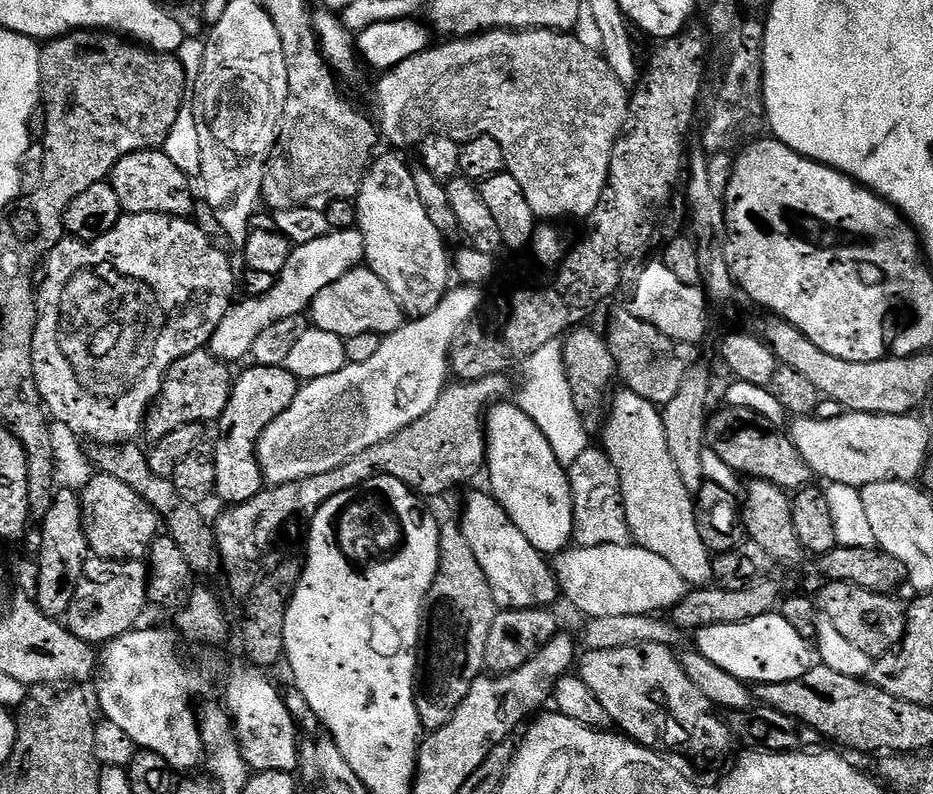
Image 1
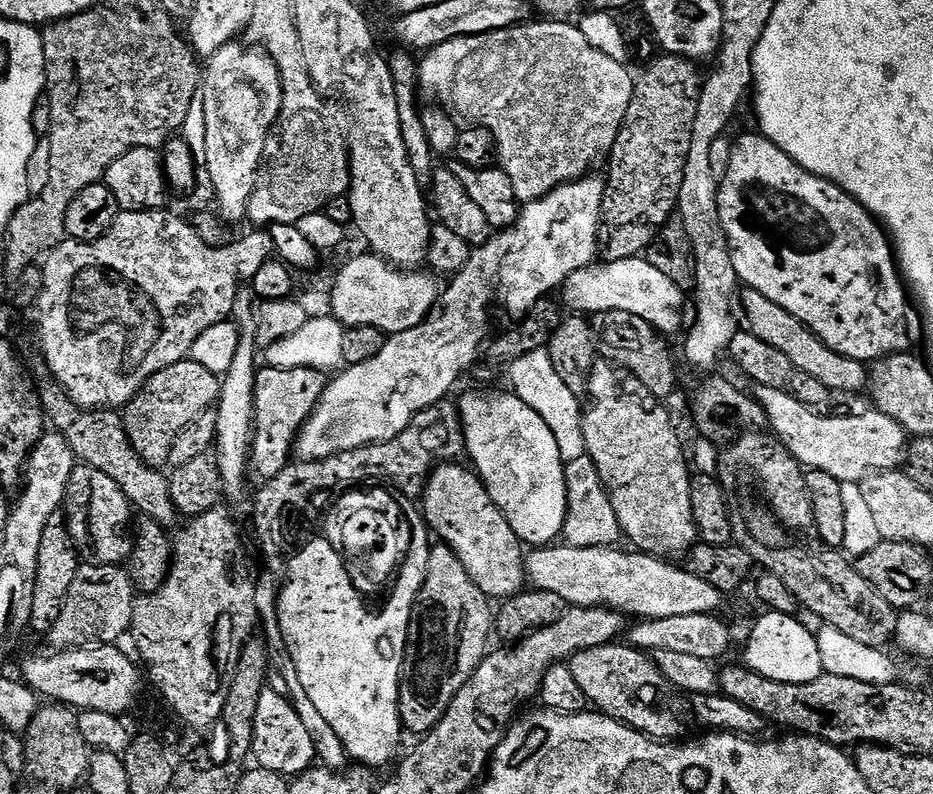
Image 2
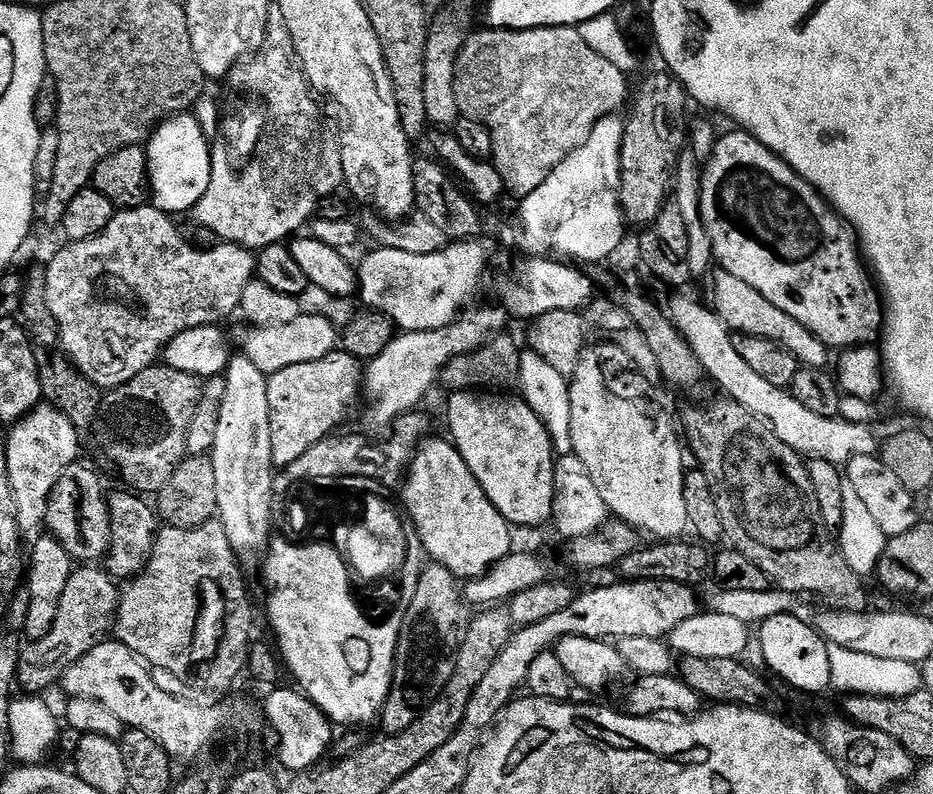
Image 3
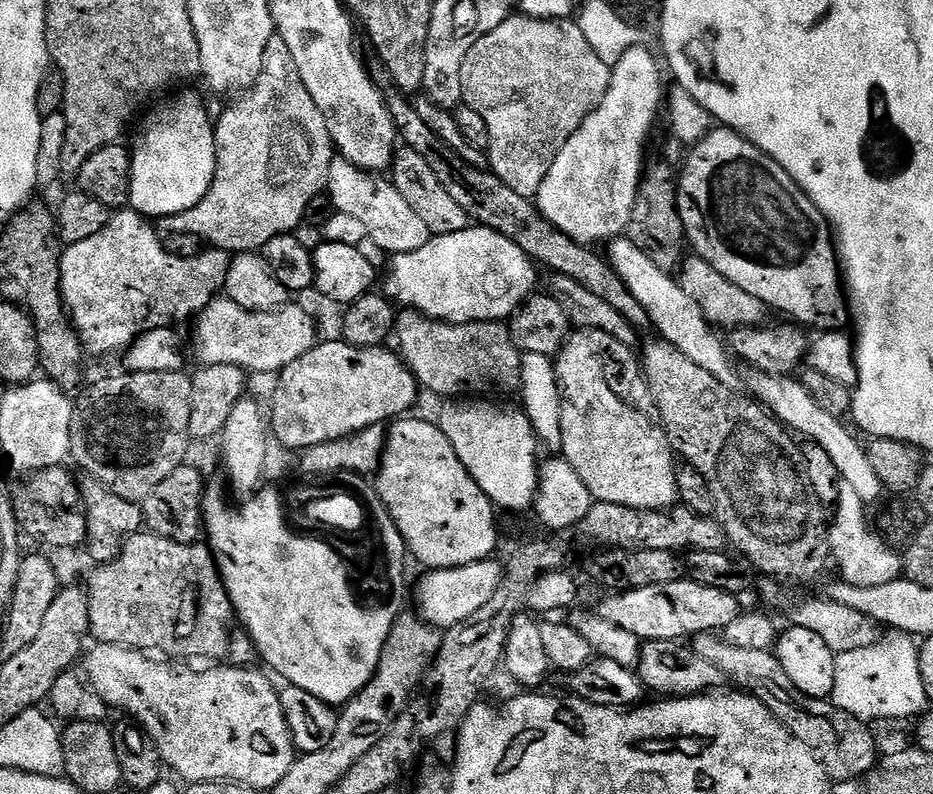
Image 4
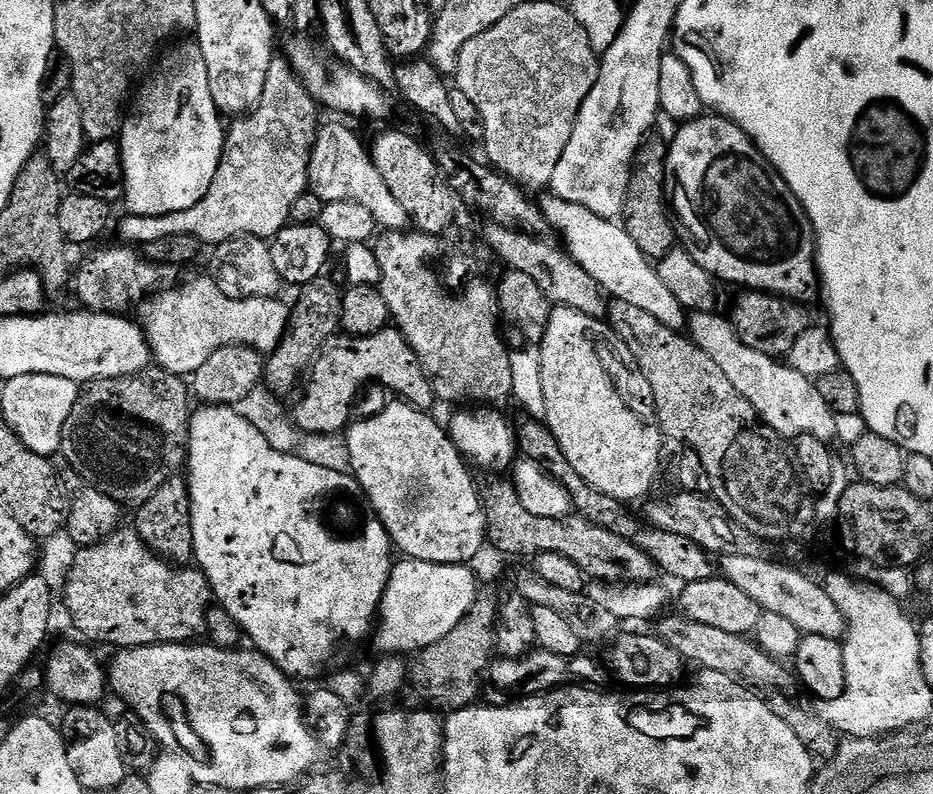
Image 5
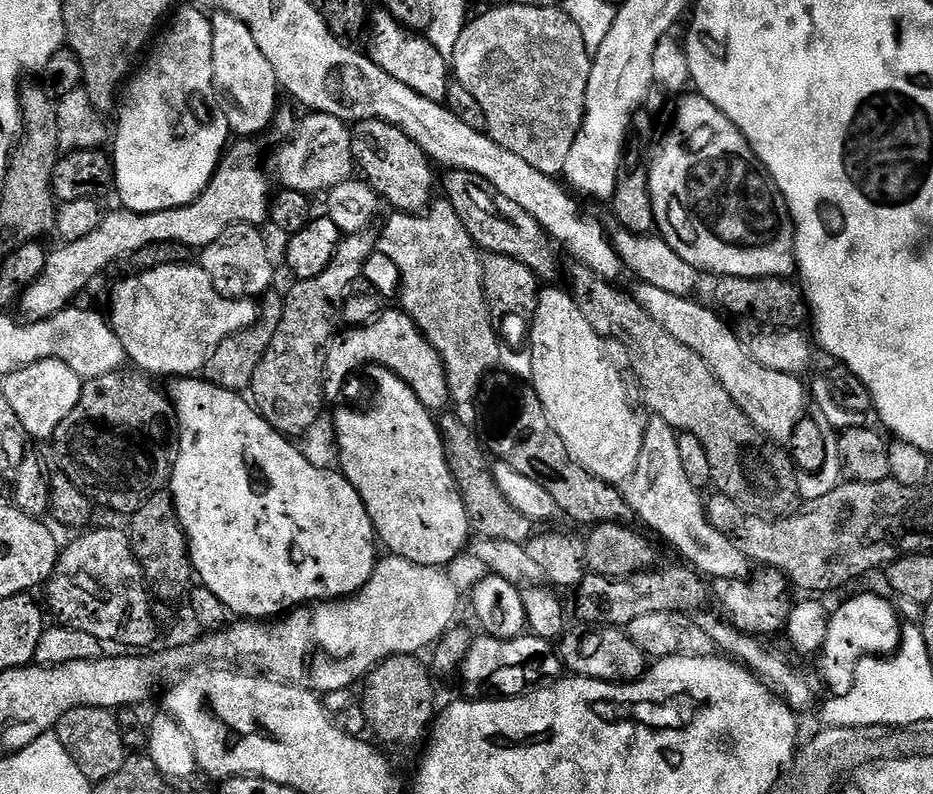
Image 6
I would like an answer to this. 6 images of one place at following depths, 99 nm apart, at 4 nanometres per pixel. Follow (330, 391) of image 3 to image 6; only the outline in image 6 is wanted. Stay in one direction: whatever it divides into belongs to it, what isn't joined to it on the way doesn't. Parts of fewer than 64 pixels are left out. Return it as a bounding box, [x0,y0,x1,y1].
[324,310,452,413]

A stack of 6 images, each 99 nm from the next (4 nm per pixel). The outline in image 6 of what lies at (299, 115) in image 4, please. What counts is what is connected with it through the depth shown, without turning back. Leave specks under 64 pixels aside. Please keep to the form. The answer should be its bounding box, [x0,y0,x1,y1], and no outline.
[18,138,270,321]

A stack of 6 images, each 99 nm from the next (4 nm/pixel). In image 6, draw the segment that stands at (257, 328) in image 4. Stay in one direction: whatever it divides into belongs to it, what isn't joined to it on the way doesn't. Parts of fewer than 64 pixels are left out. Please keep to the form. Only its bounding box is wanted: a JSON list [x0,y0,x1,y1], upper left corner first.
[110,263,258,378]

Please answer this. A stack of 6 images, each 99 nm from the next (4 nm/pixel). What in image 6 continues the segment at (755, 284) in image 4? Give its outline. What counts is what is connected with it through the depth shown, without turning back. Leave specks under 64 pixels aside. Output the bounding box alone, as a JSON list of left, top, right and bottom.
[648,94,796,278]

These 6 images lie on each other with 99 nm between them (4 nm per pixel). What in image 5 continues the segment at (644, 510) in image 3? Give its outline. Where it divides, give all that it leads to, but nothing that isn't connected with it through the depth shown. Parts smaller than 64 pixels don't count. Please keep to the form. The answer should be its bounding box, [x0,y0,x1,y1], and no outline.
[538,307,666,502]

